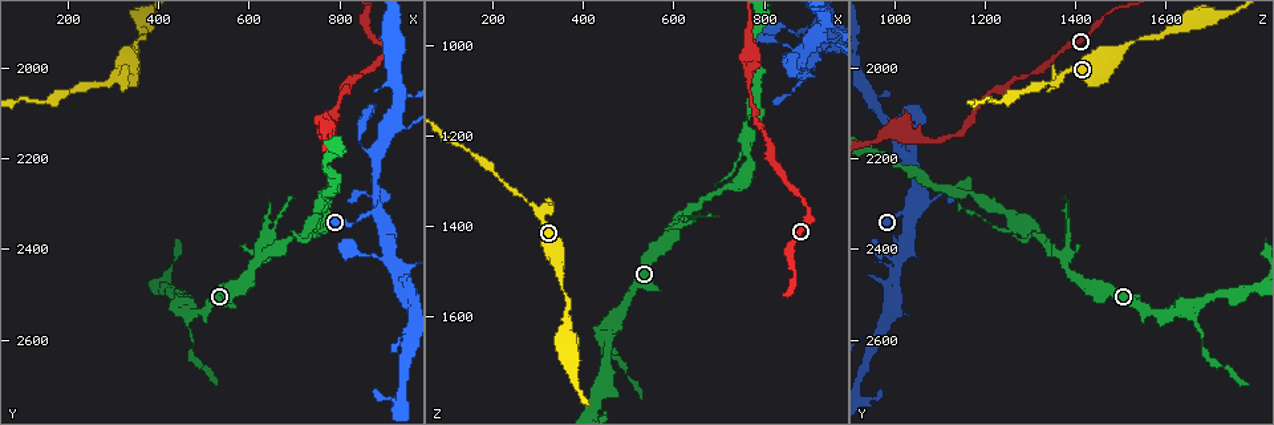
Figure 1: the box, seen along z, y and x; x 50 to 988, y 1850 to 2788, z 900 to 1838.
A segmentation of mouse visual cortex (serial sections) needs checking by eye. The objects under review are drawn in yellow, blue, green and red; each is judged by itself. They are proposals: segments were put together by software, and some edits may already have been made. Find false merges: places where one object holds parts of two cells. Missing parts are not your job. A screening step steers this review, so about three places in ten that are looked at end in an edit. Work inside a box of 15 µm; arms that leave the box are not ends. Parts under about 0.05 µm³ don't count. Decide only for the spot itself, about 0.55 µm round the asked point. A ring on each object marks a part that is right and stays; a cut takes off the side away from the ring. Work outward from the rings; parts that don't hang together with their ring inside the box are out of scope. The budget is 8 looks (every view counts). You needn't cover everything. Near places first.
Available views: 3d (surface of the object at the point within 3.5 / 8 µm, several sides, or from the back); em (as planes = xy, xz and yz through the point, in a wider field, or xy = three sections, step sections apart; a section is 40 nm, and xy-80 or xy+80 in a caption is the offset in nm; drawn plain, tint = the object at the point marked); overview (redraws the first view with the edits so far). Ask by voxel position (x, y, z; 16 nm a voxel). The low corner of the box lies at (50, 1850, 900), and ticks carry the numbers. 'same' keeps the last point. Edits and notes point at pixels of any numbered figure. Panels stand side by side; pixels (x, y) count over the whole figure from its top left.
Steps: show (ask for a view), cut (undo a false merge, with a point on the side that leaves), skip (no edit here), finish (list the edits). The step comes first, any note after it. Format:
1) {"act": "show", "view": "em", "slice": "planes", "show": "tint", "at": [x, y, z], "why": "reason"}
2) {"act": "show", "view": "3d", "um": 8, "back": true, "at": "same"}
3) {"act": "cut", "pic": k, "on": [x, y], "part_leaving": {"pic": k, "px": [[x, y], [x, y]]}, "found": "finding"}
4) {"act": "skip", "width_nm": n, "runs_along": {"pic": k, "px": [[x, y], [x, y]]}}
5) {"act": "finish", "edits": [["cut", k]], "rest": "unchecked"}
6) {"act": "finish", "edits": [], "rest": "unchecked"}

{"act": "show", "view": "3d", "um": 3.5, "back": true, "at": [620, 2430, 1370], "why": "three arms meet"}

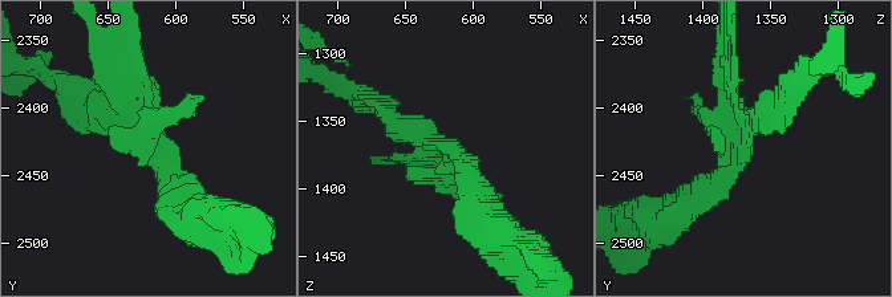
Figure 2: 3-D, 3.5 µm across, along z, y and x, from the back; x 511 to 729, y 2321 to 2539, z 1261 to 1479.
{"act": "show", "view": "em", "slice": "planes", "show": "tint", "at": [616, 2424, 1372], "why": "now the EM"}

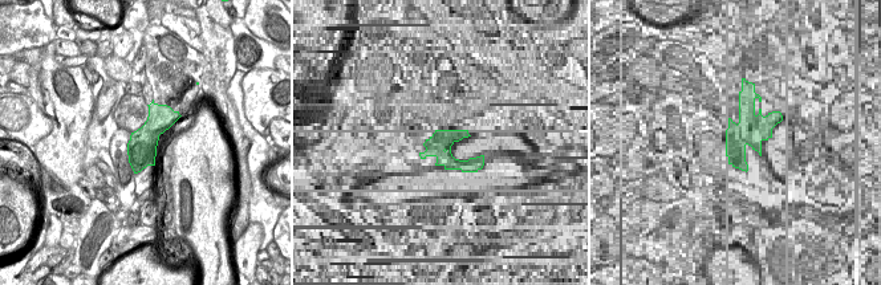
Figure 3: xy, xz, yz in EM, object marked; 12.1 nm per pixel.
{"act": "skip", "width_nm": 360, "runs_along": {"pic": 2, "px": [[690, 206], [778, 108]]}, "found": "all the same cell"}

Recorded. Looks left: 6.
{"act": "show", "view": "em", "slice": "xy", "step": 1, "show": "tint", "at": [770, 2275, 1155]}

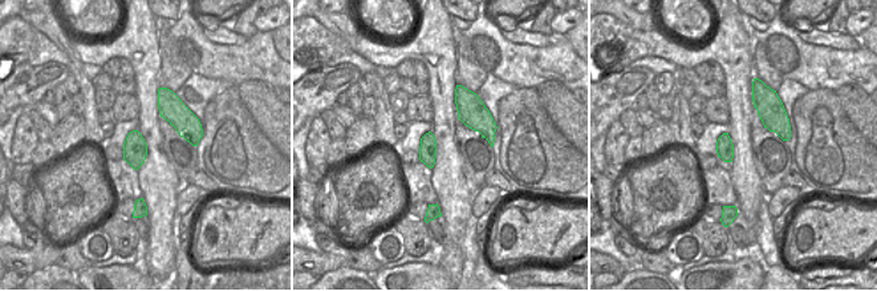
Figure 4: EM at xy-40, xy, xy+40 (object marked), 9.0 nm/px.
{"act": "show", "view": "3d", "um": 3.5, "at": "same", "why": "wider look"}

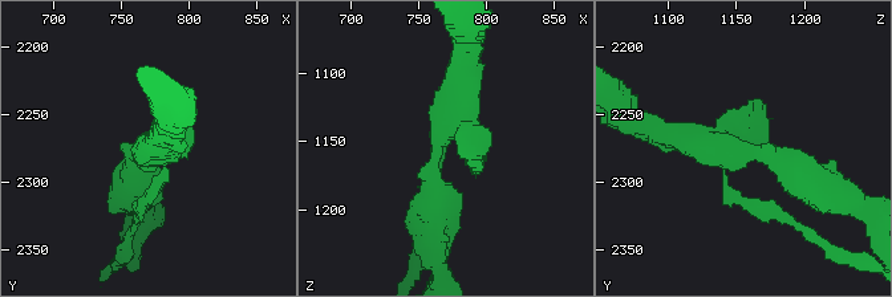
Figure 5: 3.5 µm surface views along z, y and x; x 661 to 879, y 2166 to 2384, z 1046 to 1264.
{"act": "skip", "found": "all the same cell"}

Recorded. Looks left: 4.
{"act": "show", "view": "3d", "um": 3.5, "at": [915, 2425, 1015], "why": "four arms meet"}

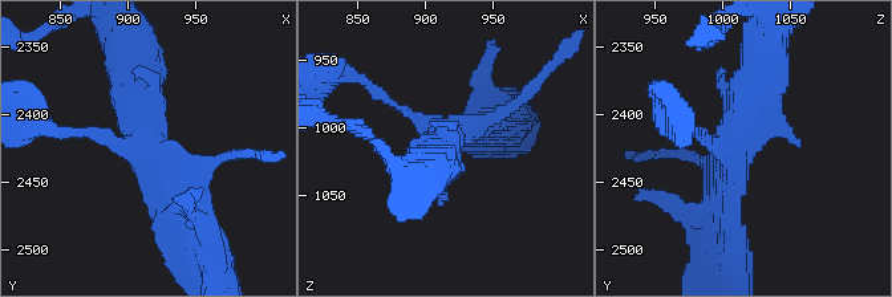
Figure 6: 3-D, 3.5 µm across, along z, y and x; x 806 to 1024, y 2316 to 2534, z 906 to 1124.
{"act": "show", "view": "em", "slice": "xy", "step": 5, "show": "tint", "at": [912, 2426, 1008], "why": "now the EM"}

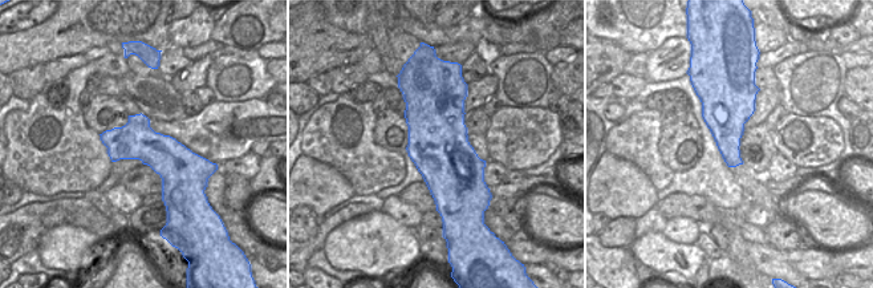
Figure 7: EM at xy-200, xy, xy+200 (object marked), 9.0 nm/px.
{"act": "skip", "runs_along": {"pic": 6, "px": [[129, 66], [145, 147], [194, 216]]}, "found": "one cell here"}

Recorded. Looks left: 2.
{"act": "finish", "edits": [], "rest": "unchecked"}

